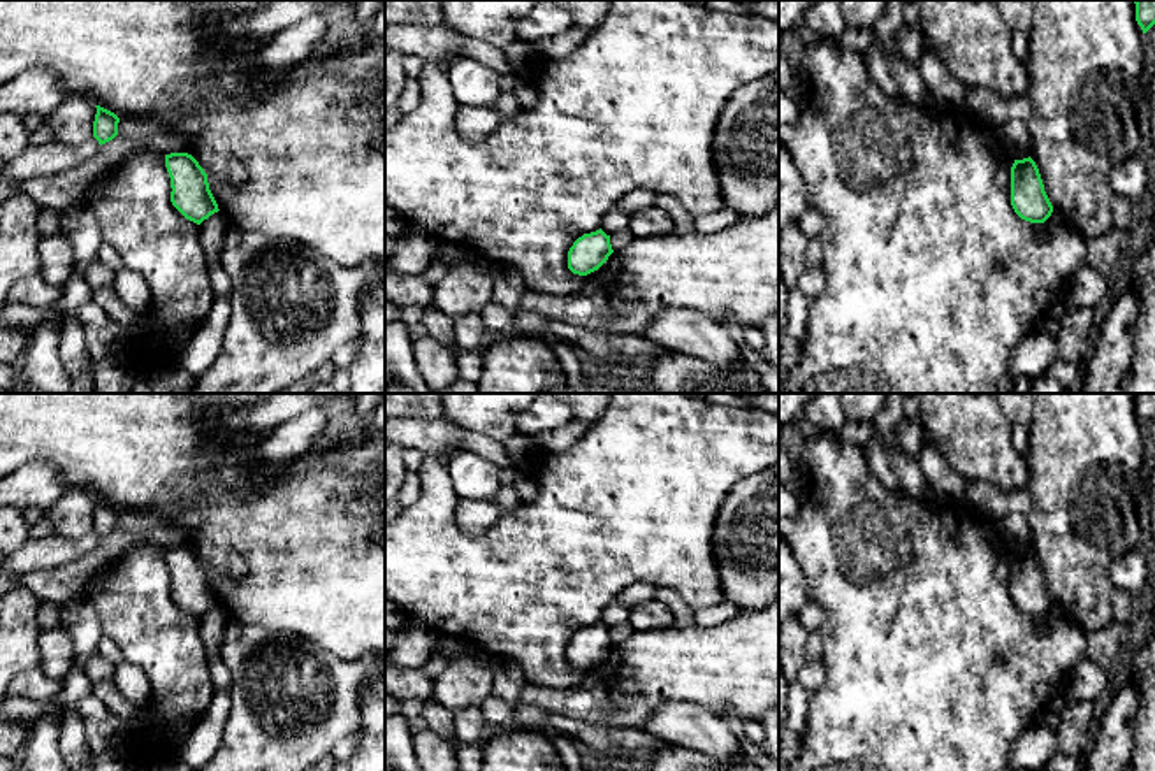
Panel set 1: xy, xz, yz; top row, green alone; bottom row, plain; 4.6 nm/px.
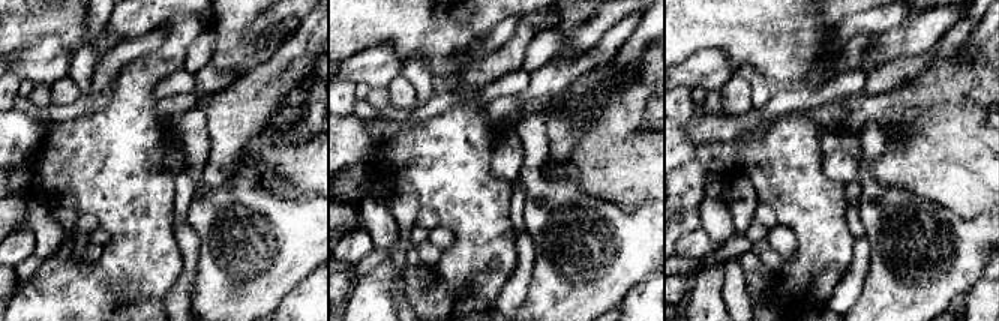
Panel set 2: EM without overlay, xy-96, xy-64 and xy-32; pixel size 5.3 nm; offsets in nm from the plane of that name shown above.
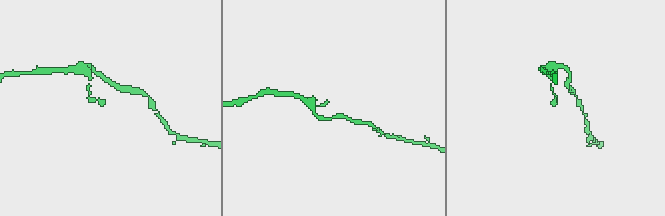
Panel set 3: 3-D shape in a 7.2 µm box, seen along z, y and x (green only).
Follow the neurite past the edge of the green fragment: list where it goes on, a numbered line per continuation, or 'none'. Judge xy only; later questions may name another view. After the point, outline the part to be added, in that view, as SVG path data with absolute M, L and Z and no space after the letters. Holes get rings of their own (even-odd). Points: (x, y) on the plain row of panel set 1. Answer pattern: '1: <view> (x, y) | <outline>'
none

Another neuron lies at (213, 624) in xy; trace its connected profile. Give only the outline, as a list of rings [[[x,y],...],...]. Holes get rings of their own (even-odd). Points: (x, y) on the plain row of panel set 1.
[[[218,604],[204,613],[199,620],[200,638],[206,648],[207,657],[220,657],[223,634],[227,629],[227,611]]]

